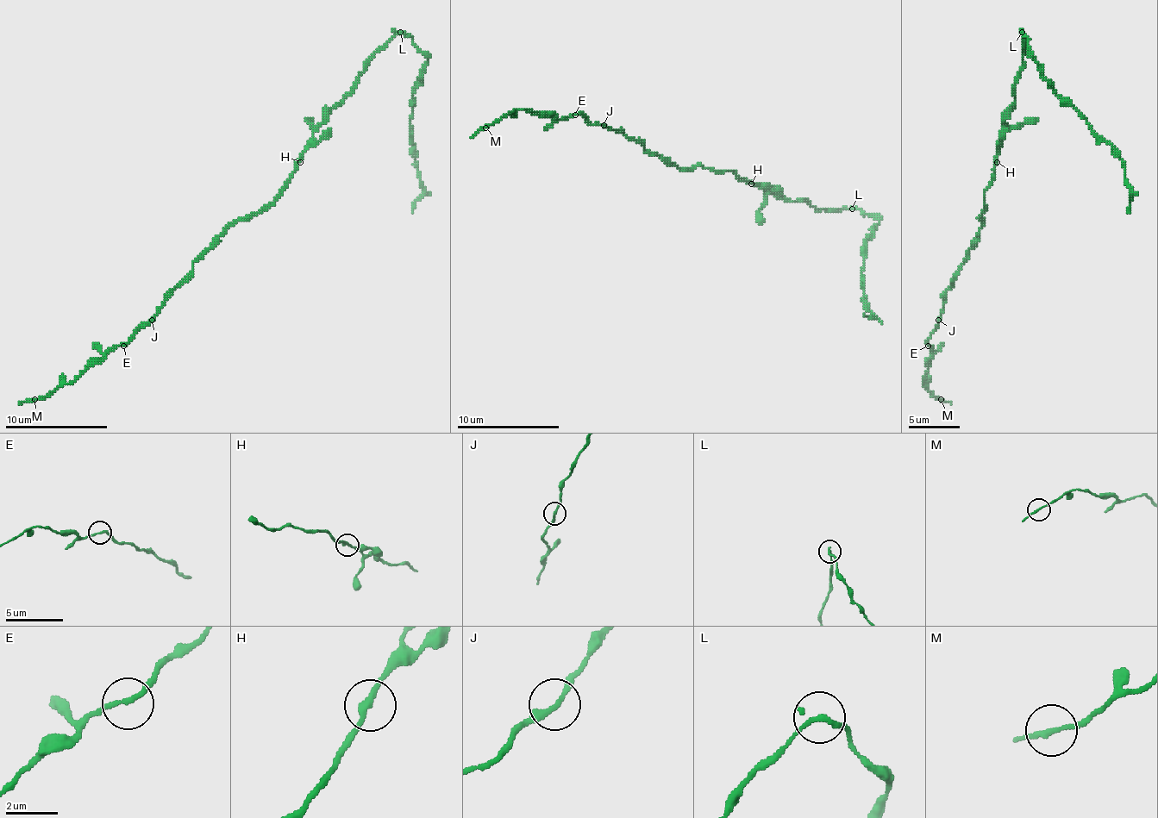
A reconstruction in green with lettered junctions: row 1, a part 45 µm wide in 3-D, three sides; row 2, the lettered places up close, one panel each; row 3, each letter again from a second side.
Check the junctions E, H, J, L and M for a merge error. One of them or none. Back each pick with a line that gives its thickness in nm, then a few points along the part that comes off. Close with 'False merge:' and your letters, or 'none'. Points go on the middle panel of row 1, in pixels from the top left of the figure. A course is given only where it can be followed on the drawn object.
L: calibre 190 nm; course (851, 209), (859, 209), (879, 221), (864, 245), (861, 272), (866, 309), (874, 316), (864, 314)
False merge: L

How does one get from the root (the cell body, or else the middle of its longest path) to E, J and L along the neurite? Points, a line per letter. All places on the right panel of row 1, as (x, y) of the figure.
E: (994, 159), (994, 177), (984, 192), (984, 210), (979, 215), (979, 240), (946, 292), (938, 327), (928, 346)
J: (994, 159), (994, 177), (984, 192), (984, 210), (979, 215), (979, 240), (946, 292), (938, 320)
L: (994, 159), (999, 141), (1004, 136), (1004, 115), (1015, 100), (1015, 78), (1023, 70), (1023, 31)

